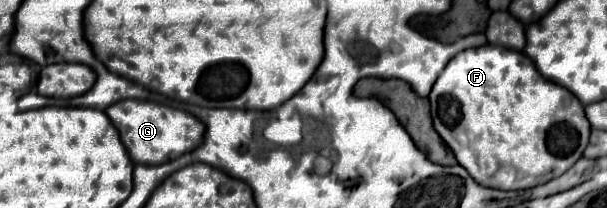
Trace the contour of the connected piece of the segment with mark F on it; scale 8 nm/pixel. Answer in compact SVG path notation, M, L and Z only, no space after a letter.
M499 45L473 47L453 57L435 81L429 101L433 125L443 141L453 149L459 165L465 167L479 185L503 191L529 189L561 177L583 157L591 135L585 107L569 89L547 81L525 53L503 49Z

